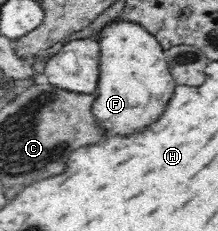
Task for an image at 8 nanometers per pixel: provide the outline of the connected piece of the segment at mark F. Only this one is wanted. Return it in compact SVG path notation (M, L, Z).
M117 23L103 28L99 79L91 113L99 125L113 135L133 135L155 123L165 111L178 86L165 61L164 49L141 25Z

